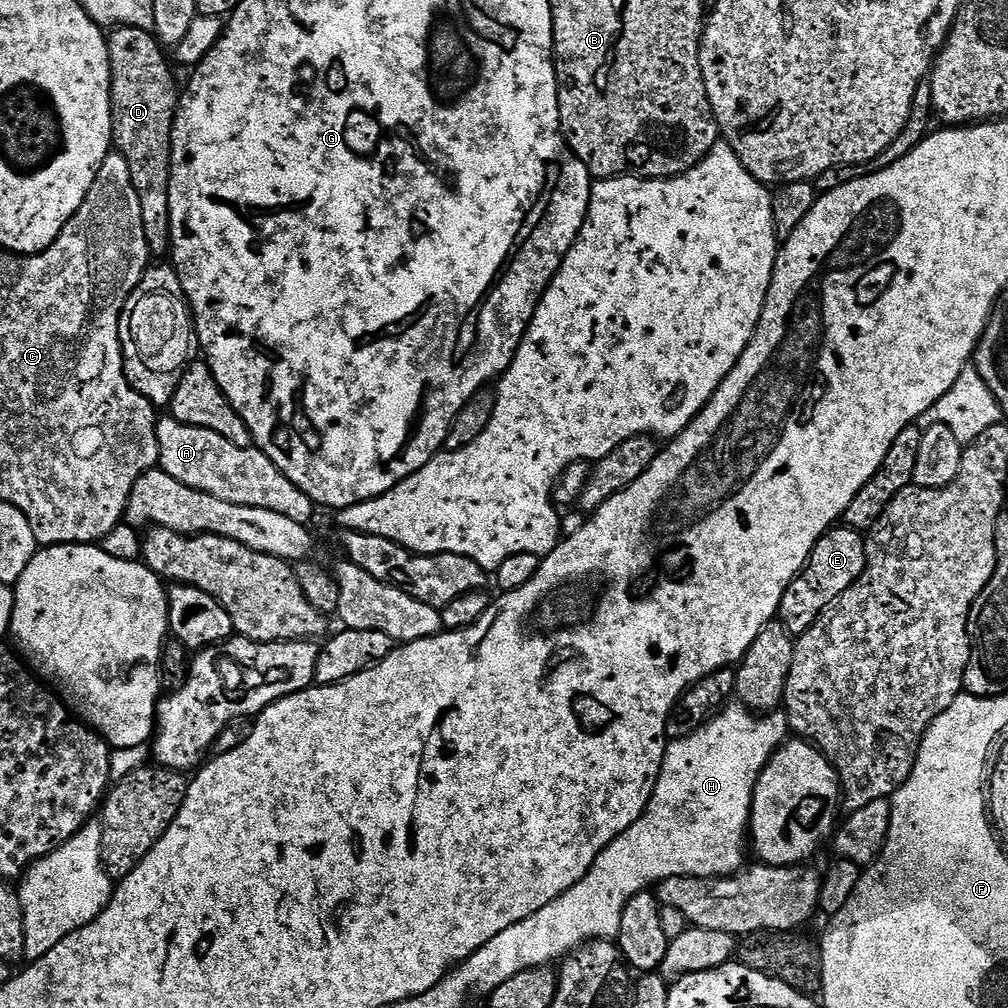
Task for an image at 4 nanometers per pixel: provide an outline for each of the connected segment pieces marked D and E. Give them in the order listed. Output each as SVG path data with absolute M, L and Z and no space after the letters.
M120 26L115 29L116 33L111 33L108 36L108 53L110 54L110 74L112 75L112 138L114 141L115 151L121 152L122 155L126 158L126 162L130 166L130 178L134 182L134 190L138 190L140 192L140 205L142 206L142 230L146 230L146 242L148 243L149 253L153 257L156 256L164 256L167 257L169 255L171 246L172 246L172 235L170 234L170 198L168 197L168 187L170 186L170 174L172 173L172 127L174 126L174 118L176 117L176 105L178 103L178 84L176 88L176 80L172 77L172 68L173 65L170 63L168 65L168 60L164 55L166 55L165 49L162 47L159 40L156 39L155 35L149 29L146 28L135 28L134 26Z
M847 526L829 528L814 546L804 569L790 582L786 594L782 594L779 623L784 625L793 638L799 638L806 630L810 630L810 626L814 626L840 599L841 594L864 573L867 561L866 540L857 529Z

